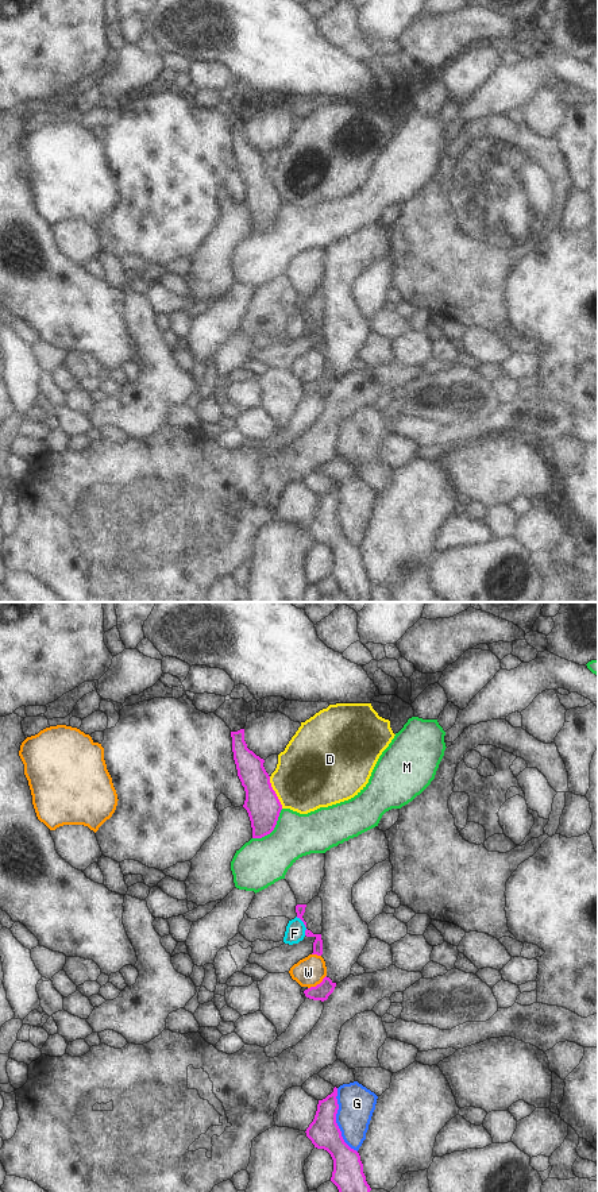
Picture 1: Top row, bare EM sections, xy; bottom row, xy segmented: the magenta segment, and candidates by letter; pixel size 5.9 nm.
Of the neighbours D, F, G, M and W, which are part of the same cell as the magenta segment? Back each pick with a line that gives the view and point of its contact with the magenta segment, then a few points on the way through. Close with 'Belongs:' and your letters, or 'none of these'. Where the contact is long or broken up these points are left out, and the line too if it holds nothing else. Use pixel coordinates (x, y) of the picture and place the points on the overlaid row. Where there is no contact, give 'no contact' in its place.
Belongs: none of these

